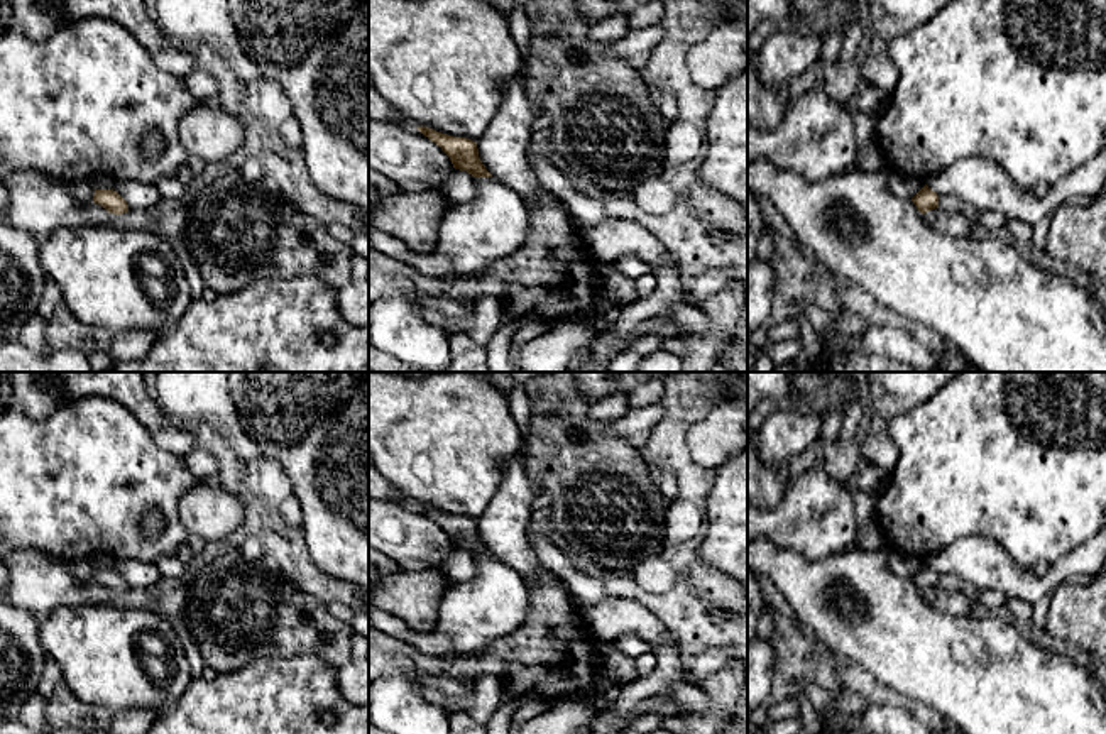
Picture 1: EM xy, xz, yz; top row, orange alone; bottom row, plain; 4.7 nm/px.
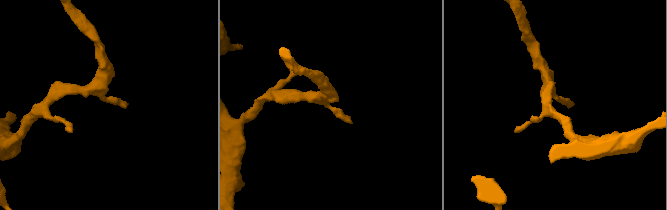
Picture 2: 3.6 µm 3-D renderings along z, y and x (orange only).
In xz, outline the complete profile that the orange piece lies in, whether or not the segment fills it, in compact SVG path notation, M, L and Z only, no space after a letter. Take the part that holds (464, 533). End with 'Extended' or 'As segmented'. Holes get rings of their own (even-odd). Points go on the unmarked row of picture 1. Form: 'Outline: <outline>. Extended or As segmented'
Outline: M423 504L416 507L450 536L455 548L467 550L474 556L492 556L479 536L477 521L446 514Z. As segmented

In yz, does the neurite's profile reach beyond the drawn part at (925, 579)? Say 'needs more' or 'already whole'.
already whole

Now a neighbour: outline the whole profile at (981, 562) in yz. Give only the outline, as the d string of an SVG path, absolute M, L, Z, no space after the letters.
M1106 524L1096 536L1052 563L1045 577L1018 567L1003 546L983 536L959 538L927 558L927 565L937 573L957 575L977 590L999 590L1030 604L1070 578L1094 577L1104 561Z

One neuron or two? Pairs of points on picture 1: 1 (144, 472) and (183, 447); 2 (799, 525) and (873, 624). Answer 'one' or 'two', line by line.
1: two
2: two

